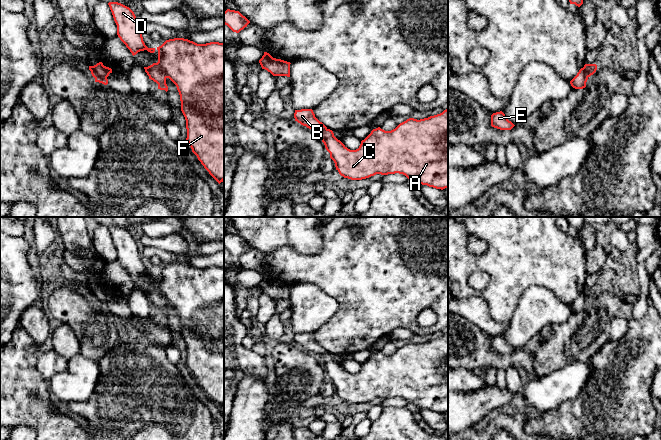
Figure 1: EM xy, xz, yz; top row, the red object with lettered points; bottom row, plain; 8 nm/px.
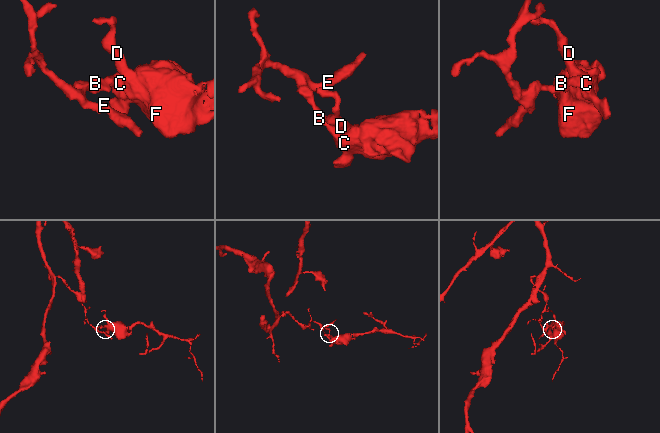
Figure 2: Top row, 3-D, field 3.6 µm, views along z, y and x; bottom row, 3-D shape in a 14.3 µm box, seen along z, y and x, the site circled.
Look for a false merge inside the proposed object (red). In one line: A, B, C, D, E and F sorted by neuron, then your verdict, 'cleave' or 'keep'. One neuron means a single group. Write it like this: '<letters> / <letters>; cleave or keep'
A C D F / B E; cleave

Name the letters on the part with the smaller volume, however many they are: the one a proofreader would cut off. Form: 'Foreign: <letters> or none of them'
Foreign: A, C, D, F

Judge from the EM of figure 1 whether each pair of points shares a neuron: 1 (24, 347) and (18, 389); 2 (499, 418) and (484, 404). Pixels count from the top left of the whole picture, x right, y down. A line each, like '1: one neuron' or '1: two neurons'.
1: one neuron
2: two neurons

